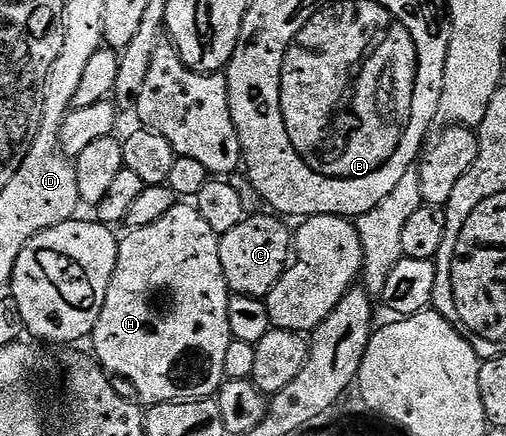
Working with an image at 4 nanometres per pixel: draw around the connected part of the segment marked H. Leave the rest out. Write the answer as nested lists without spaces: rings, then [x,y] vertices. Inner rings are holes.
[[[187,201],[176,202],[175,207],[169,209],[169,213],[165,213],[165,217],[161,217],[161,221],[153,221],[153,225],[136,227],[126,233],[127,236],[119,239],[117,265],[113,269],[113,277],[109,281],[109,293],[105,293],[105,305],[101,309],[101,317],[89,336],[89,343],[95,346],[94,358],[104,371],[112,376],[120,375],[139,394],[138,402],[147,407],[155,407],[159,403],[193,403],[196,399],[212,398],[223,384],[225,352],[228,351],[232,341],[229,329],[229,301],[232,292],[228,288],[225,273],[221,269],[220,236],[215,235],[213,229],[209,229],[205,217],[201,217],[199,210]]]

